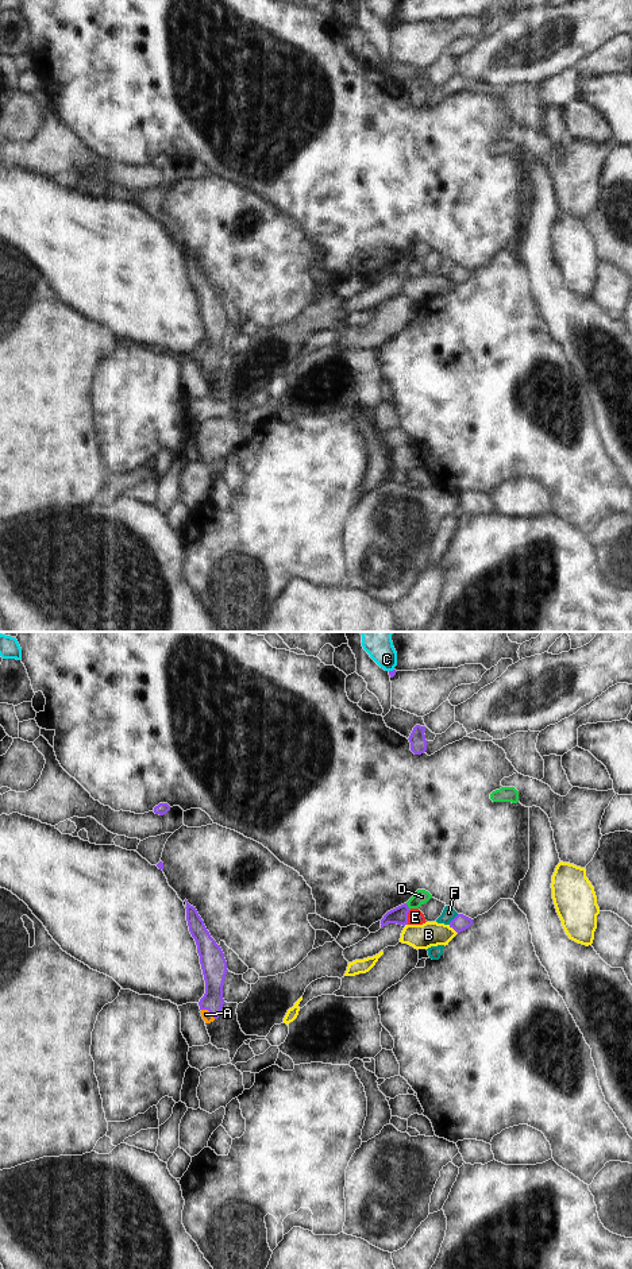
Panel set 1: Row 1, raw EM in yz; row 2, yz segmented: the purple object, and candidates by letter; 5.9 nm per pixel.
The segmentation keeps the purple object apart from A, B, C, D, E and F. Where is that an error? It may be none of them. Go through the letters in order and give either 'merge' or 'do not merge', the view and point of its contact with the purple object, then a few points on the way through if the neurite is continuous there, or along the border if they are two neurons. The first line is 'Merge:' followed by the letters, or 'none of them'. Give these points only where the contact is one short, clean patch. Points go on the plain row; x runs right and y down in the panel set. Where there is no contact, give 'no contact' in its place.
Merge: A
A: merge; meets purple in yz at (208, 362); runs through yz (214, 321), (214, 348), (208, 362), (205, 366)
B: do not merge; meets purple in yz at (453, 280)
C: do not merge; meets purple in yz at (390, 23)
D: do not merge; meets purple in yz at (407, 258); border along yz (405, 255), (409, 261)
E: do not merge; meets purple in yz at (407, 269); border along yz (409, 262), (407, 276)
F: do not merge; meets purple in yz at (453, 272)

